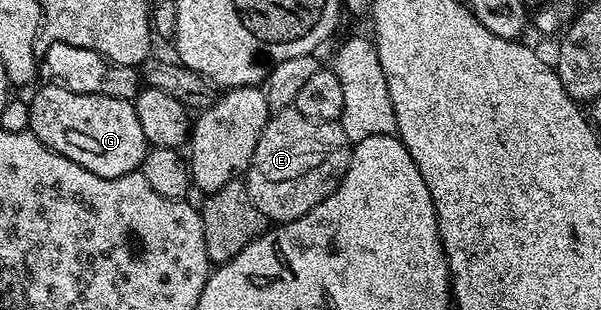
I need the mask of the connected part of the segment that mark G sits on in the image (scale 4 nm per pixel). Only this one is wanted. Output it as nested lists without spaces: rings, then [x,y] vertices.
[[[58,83],[50,84],[44,89],[36,88],[35,98],[29,101],[29,129],[43,145],[93,171],[98,177],[120,177],[134,173],[142,166],[149,146],[132,102],[96,93],[74,93]]]

